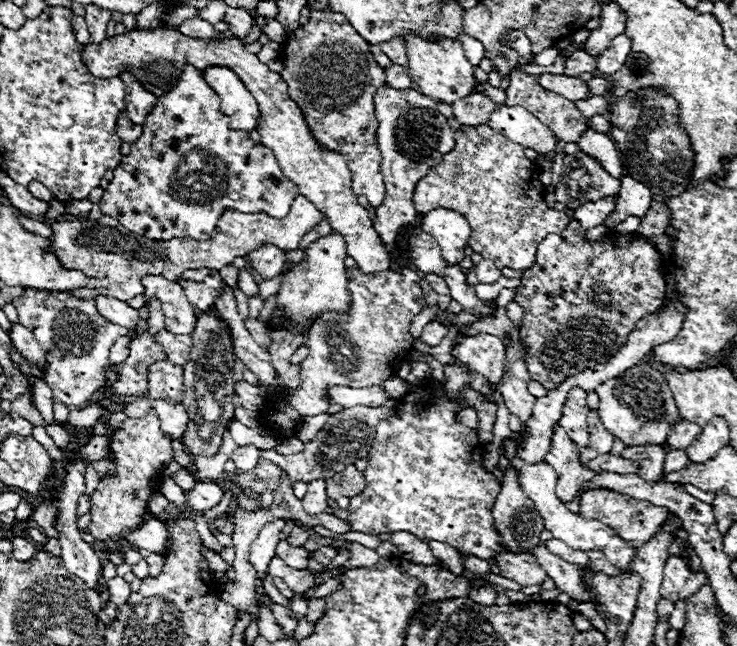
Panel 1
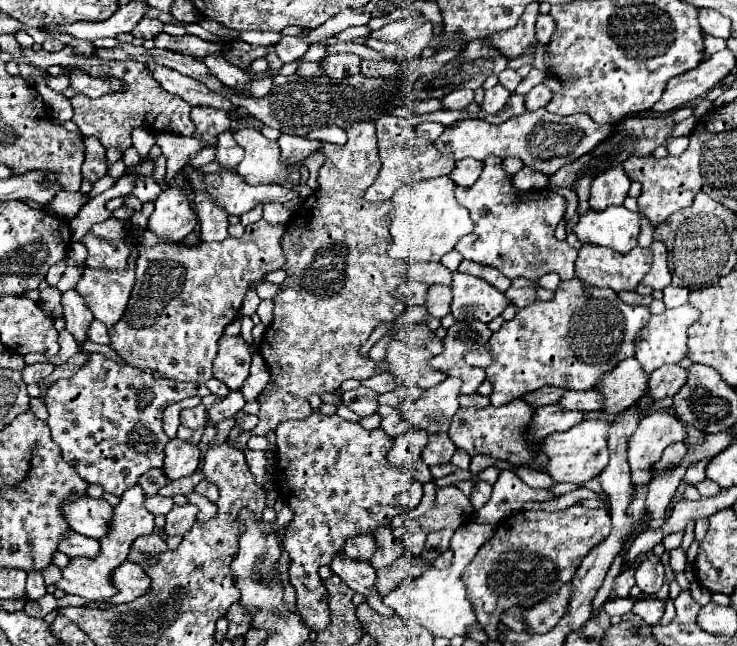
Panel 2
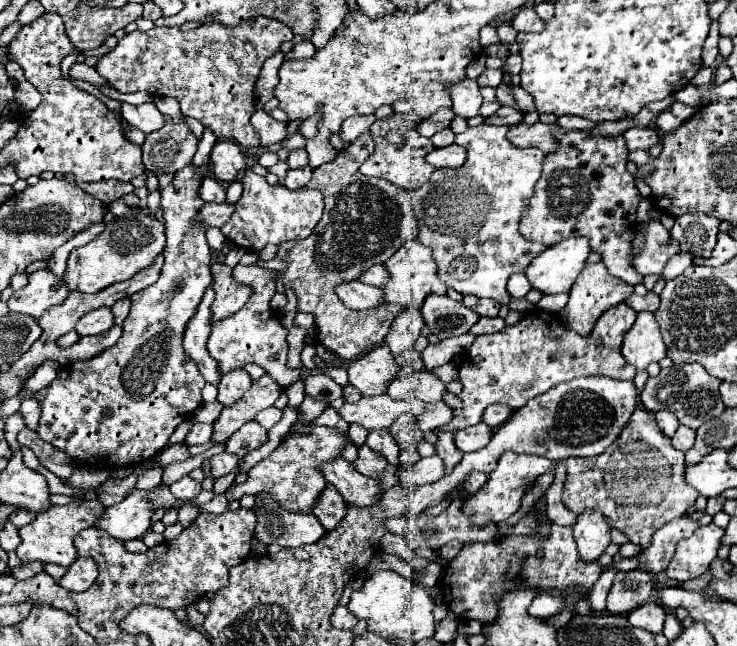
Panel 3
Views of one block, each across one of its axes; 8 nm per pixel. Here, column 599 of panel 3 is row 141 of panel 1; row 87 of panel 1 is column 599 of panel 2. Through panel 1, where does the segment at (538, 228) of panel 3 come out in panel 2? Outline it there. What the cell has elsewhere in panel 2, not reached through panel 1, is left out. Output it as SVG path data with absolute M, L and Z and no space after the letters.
M620 164L610 166L606 172L594 178L590 188L590 208L604 210L610 204L622 204L630 190L630 178Z

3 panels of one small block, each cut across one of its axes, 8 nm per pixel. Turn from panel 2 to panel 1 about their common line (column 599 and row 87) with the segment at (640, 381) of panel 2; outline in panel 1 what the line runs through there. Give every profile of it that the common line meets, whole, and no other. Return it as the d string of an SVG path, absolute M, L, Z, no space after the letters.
M384 86L384 90L376 94L376 118L380 118L376 142L382 152L382 178L386 182L386 198L376 208L372 222L386 250L392 256L398 256L402 234L418 220L418 212L414 210L412 202L416 182L430 168L438 166L444 154L448 154L456 142L446 116L438 112L438 102L424 98L424 94L416 90L392 90Z

